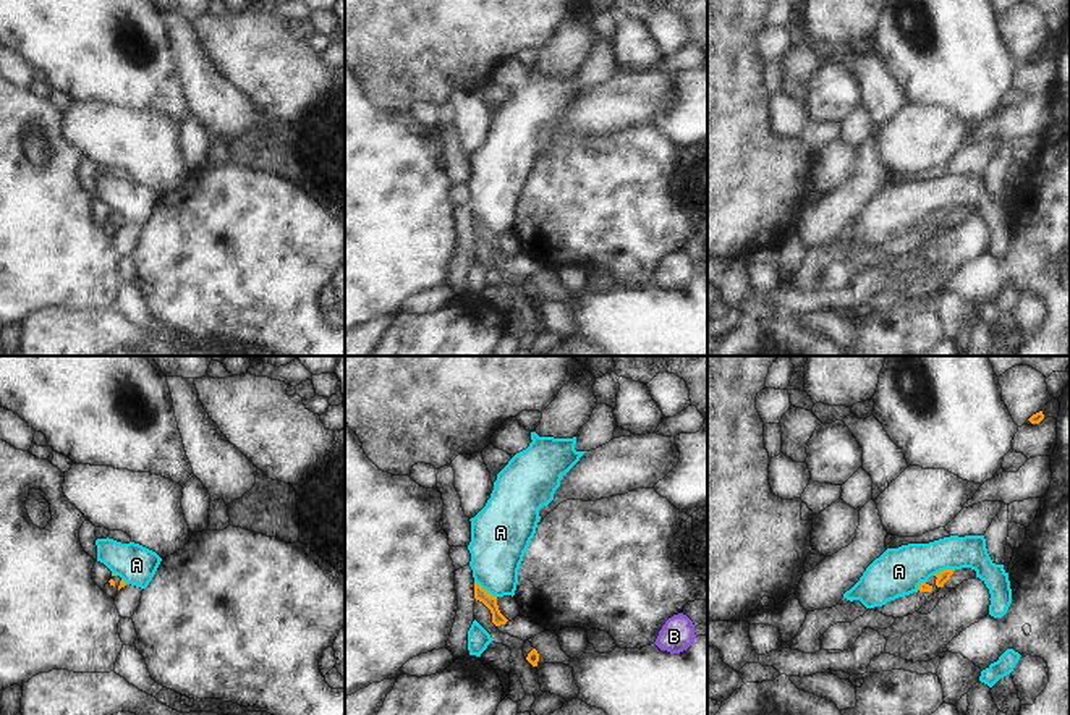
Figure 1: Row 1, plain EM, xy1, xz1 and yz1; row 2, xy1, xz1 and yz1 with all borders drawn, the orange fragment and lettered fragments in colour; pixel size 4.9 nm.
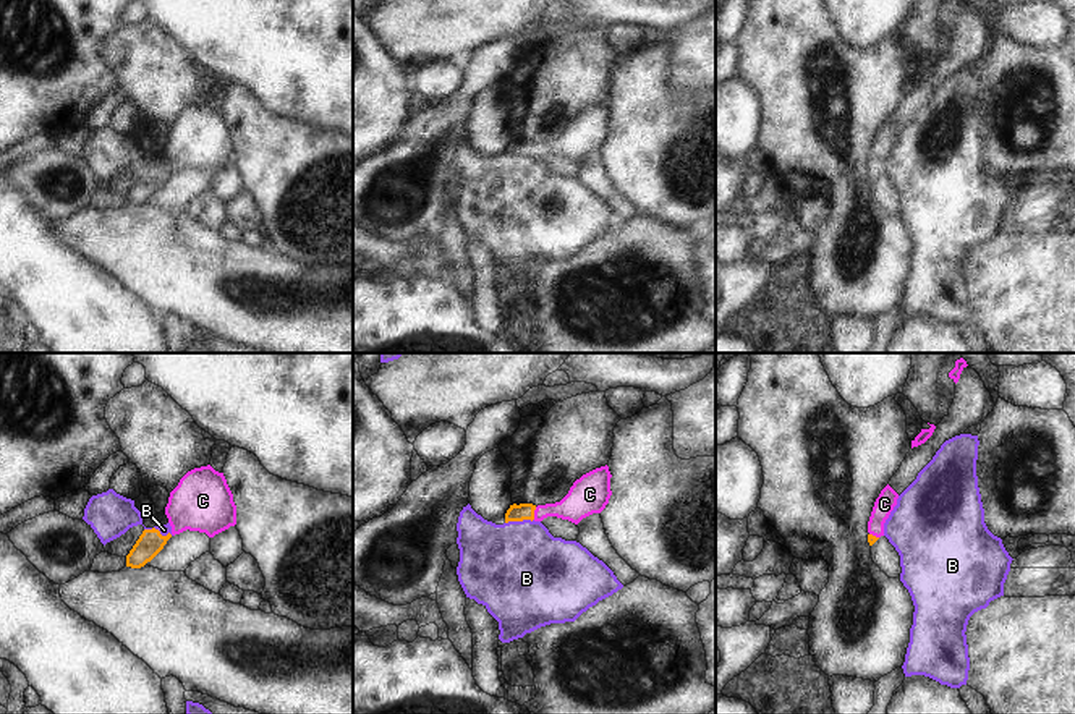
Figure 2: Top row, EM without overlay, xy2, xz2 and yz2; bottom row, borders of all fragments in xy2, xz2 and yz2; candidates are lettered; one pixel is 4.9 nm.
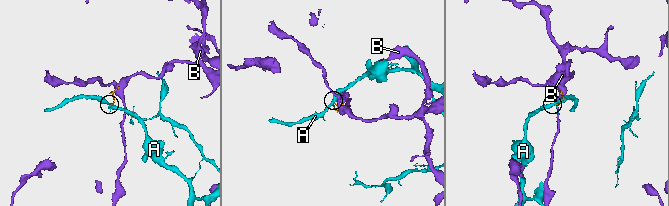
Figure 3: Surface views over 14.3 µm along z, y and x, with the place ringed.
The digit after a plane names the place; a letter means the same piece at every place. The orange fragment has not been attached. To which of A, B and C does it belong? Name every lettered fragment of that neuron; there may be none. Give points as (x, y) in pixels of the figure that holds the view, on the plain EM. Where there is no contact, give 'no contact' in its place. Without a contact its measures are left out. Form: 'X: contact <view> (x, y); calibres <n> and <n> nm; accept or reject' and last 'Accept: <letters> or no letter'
A: contact xz1 (484, 227); calibres 70 and 280 nm; reject
B: contact xz2 (518, 157); calibres 80 and 480 nm; reject
C: contact xz2 (533, 151); calibres 80 and 160 nm; accept
Accept: C

